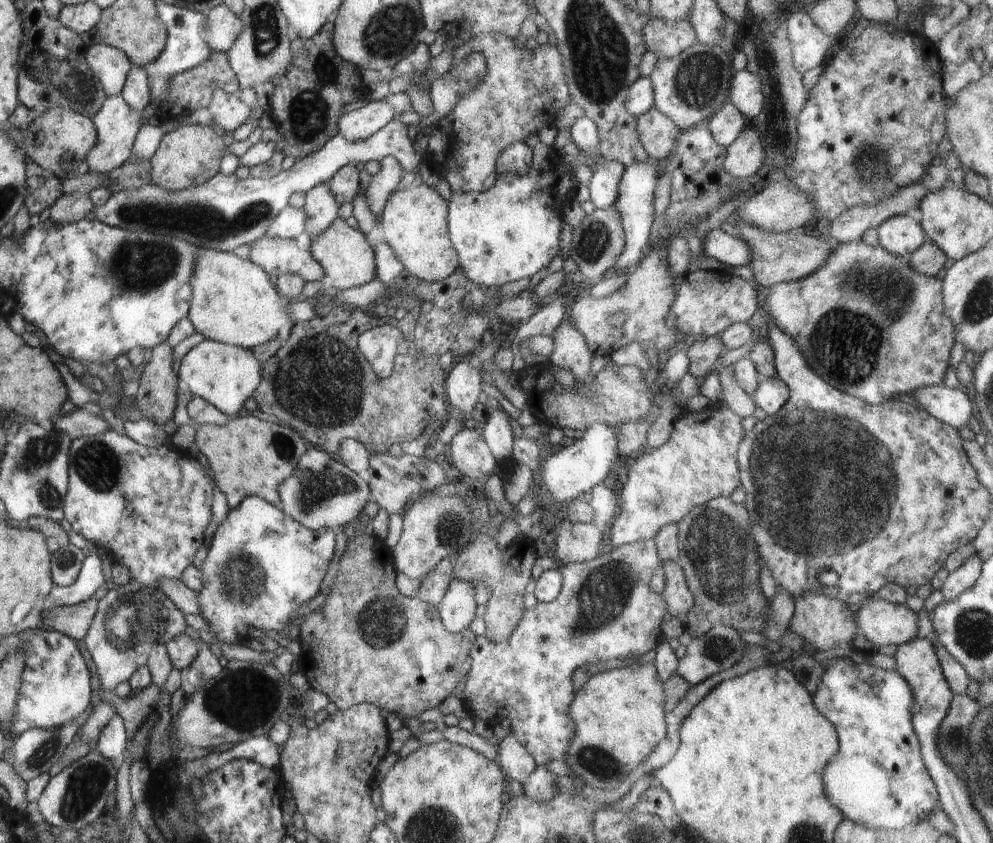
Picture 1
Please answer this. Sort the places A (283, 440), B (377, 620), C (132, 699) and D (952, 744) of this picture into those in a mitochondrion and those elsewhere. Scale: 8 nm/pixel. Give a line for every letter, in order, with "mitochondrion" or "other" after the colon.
A: mitochondrion
B: mitochondrion
C: other
D: mitochondrion

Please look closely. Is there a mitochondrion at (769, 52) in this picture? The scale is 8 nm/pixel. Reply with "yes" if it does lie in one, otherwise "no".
yes

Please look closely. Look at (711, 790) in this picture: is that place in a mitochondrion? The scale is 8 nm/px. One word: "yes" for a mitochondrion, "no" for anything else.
no

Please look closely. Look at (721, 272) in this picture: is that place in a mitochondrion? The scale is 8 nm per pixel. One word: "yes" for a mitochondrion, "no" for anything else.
no

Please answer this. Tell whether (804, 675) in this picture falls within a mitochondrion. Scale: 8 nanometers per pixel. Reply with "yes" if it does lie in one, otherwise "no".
no

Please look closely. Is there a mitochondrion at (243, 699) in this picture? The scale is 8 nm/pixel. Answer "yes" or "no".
yes

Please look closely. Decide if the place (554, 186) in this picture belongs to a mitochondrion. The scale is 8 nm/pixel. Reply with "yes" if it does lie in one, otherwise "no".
no

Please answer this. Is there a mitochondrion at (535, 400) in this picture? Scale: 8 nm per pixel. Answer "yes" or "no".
no

